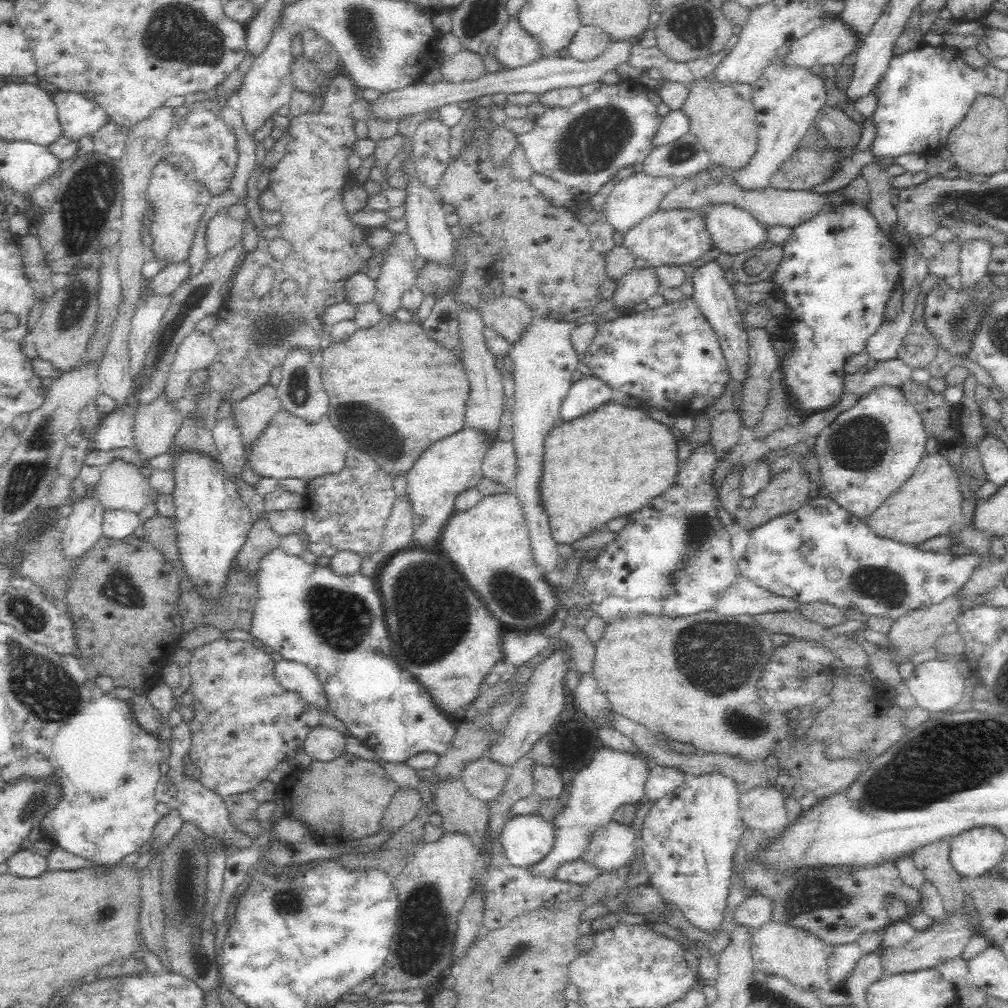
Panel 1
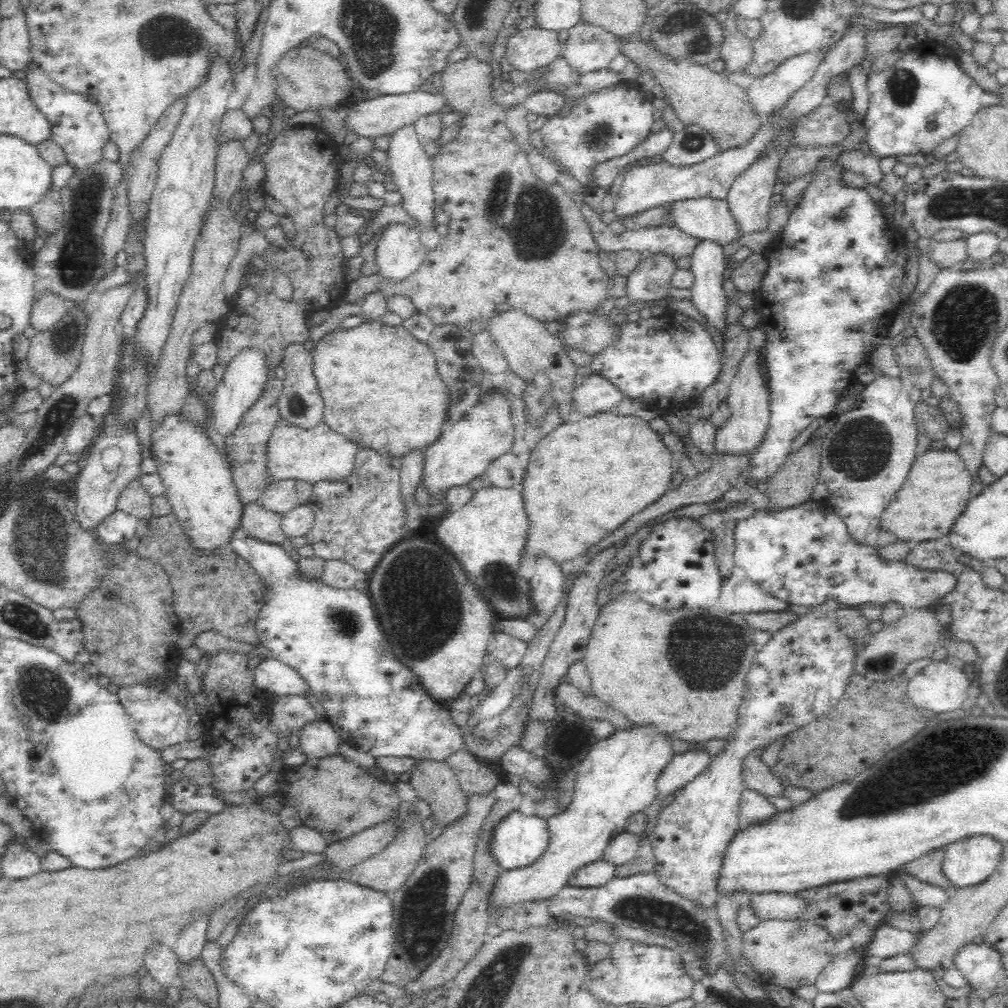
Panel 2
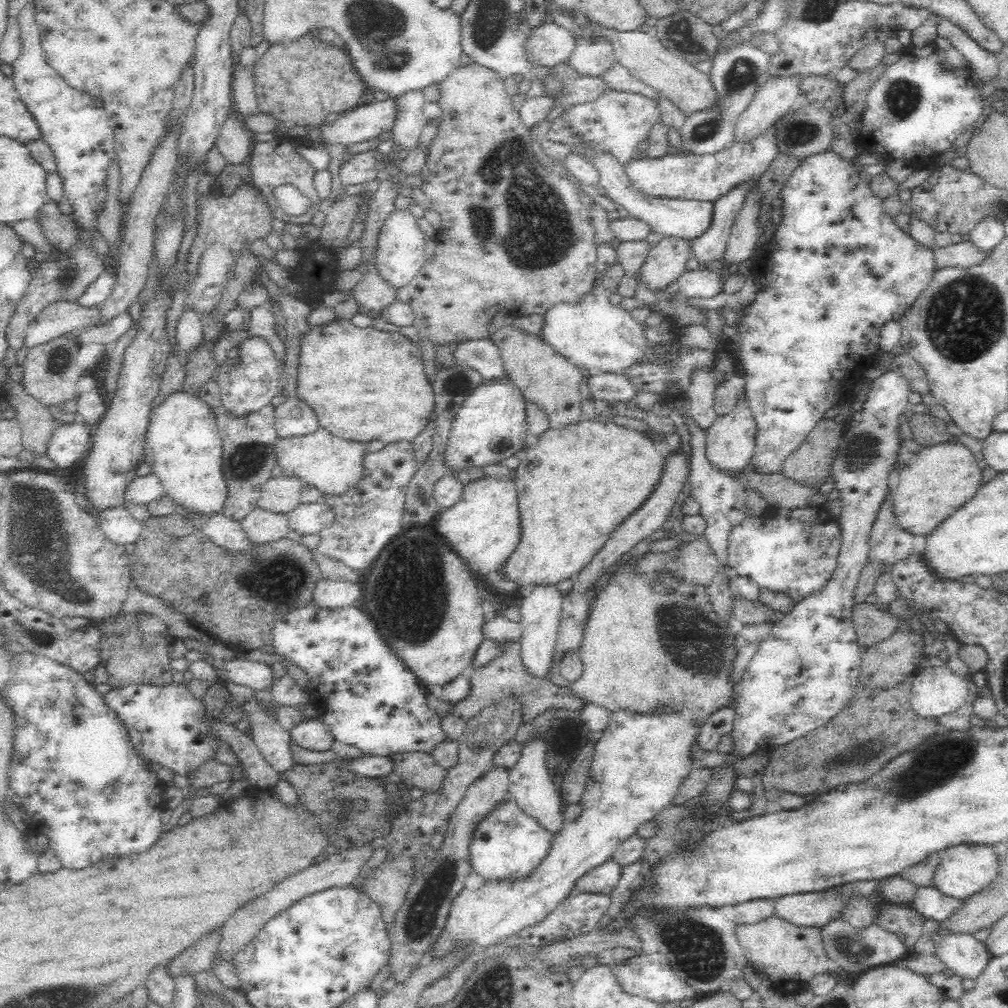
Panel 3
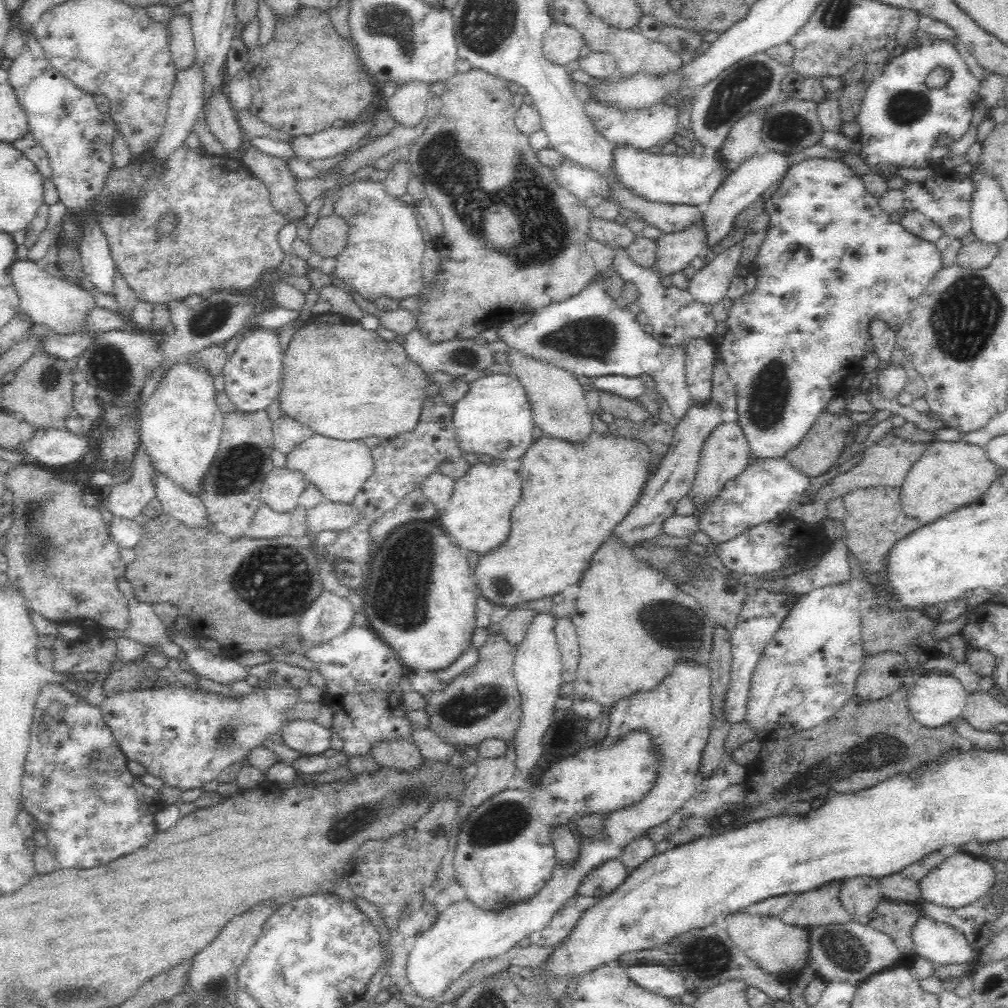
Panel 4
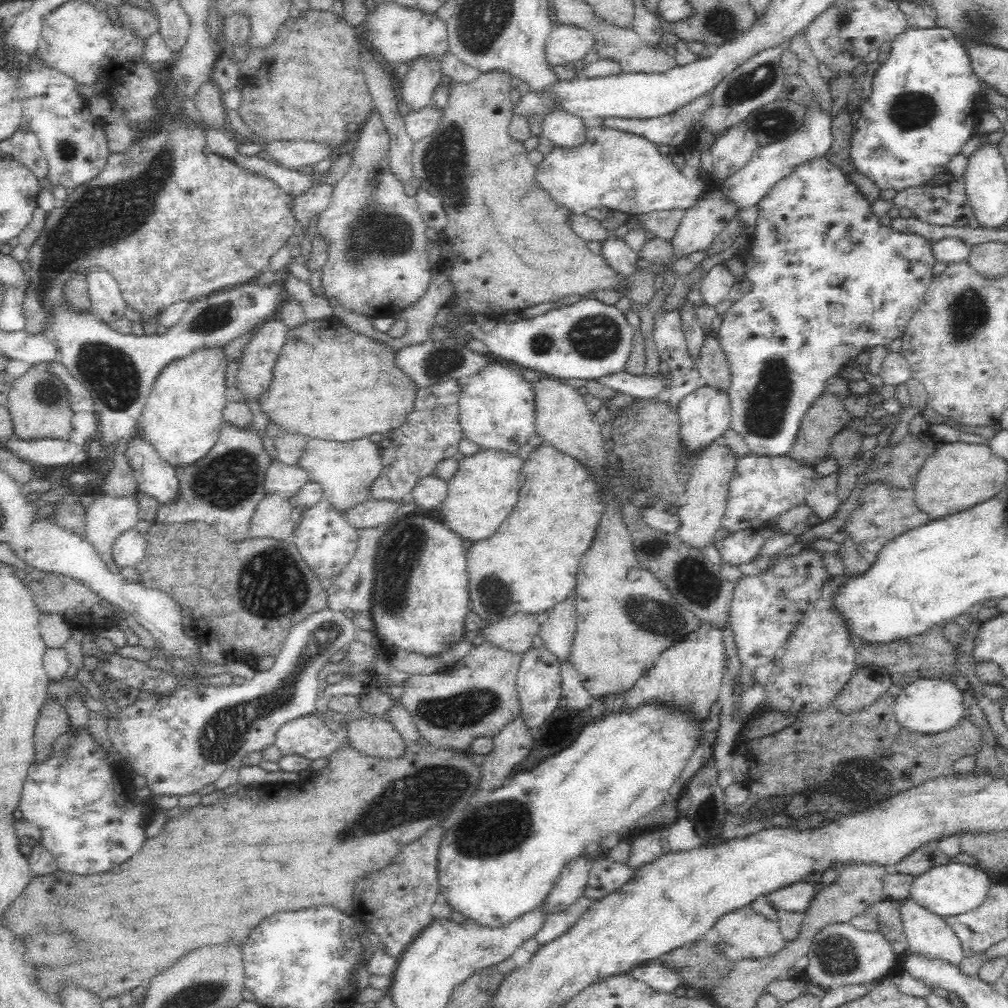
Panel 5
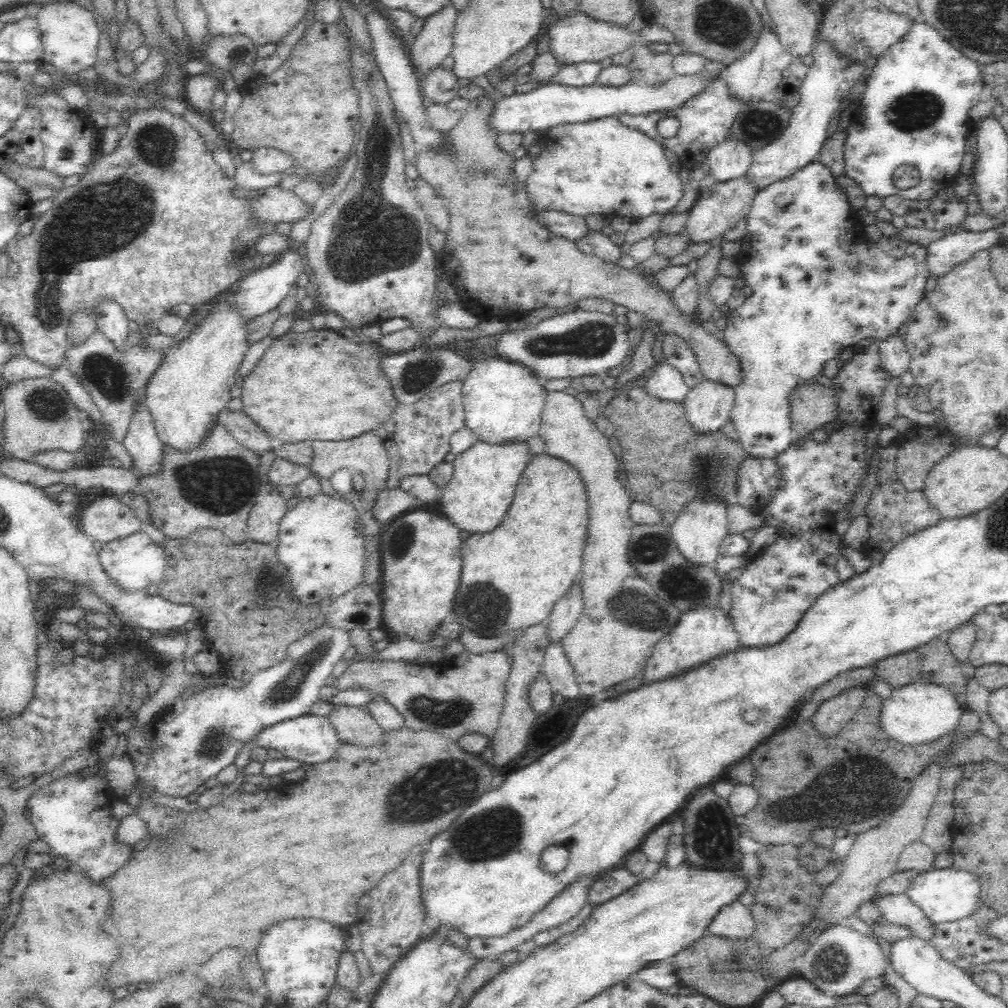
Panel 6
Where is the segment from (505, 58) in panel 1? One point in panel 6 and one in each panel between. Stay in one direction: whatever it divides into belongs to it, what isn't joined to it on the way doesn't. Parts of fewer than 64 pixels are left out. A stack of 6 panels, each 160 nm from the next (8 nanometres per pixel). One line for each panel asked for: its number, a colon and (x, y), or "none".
2: (532, 48)
3: (548, 44)
4: (561, 44)
5: (566, 43)
6: (578, 38)

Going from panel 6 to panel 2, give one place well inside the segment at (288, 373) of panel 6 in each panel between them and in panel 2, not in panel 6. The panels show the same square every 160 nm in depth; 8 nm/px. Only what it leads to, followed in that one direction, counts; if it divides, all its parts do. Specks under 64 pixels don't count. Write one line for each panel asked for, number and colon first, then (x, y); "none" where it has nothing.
2: (383, 390)
3: (365, 384)
4: (386, 398)
5: (330, 382)

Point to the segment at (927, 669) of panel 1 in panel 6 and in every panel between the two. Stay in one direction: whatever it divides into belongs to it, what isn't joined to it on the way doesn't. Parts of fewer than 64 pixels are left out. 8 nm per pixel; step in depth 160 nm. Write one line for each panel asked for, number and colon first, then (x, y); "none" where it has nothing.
2: (941, 687)
3: (935, 691)
4: (934, 700)
5: (929, 705)
6: (916, 713)

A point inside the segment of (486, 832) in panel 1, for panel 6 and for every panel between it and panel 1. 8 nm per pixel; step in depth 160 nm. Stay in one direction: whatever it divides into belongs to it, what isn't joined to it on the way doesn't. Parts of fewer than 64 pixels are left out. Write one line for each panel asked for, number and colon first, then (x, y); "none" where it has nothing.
2: (435, 782)
3: (418, 769)
4: (399, 755)
5: (375, 737)
6: (355, 725)

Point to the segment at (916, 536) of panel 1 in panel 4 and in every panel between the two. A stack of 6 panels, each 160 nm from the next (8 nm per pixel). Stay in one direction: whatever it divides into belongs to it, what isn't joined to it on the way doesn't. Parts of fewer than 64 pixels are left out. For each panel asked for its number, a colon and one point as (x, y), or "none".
2: (937, 489)
3: (936, 481)
4: (950, 474)

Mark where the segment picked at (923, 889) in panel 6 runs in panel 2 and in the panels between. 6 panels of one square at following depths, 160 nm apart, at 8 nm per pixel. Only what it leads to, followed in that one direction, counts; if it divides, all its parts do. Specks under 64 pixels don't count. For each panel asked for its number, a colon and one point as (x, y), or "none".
2: (969, 861)
3: (965, 869)
4: (961, 878)
5: (953, 888)

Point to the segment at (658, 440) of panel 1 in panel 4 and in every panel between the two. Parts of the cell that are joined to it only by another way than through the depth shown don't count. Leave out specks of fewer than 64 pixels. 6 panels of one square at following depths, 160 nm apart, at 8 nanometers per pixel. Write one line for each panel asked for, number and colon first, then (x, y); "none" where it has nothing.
2: (584, 479)
3: (581, 481)
4: (573, 494)

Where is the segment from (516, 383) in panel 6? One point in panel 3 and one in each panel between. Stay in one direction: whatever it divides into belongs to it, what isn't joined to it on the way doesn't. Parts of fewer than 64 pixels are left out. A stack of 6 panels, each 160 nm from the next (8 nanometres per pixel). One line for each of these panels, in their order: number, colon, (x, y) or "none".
3: (490, 427)
4: (495, 418)
5: (496, 406)

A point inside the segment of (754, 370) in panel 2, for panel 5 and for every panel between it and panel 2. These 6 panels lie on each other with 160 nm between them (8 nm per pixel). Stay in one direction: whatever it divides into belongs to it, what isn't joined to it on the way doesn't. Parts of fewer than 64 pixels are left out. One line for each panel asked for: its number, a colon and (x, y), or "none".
3: (730, 443)
4: (725, 454)
5: (707, 490)

